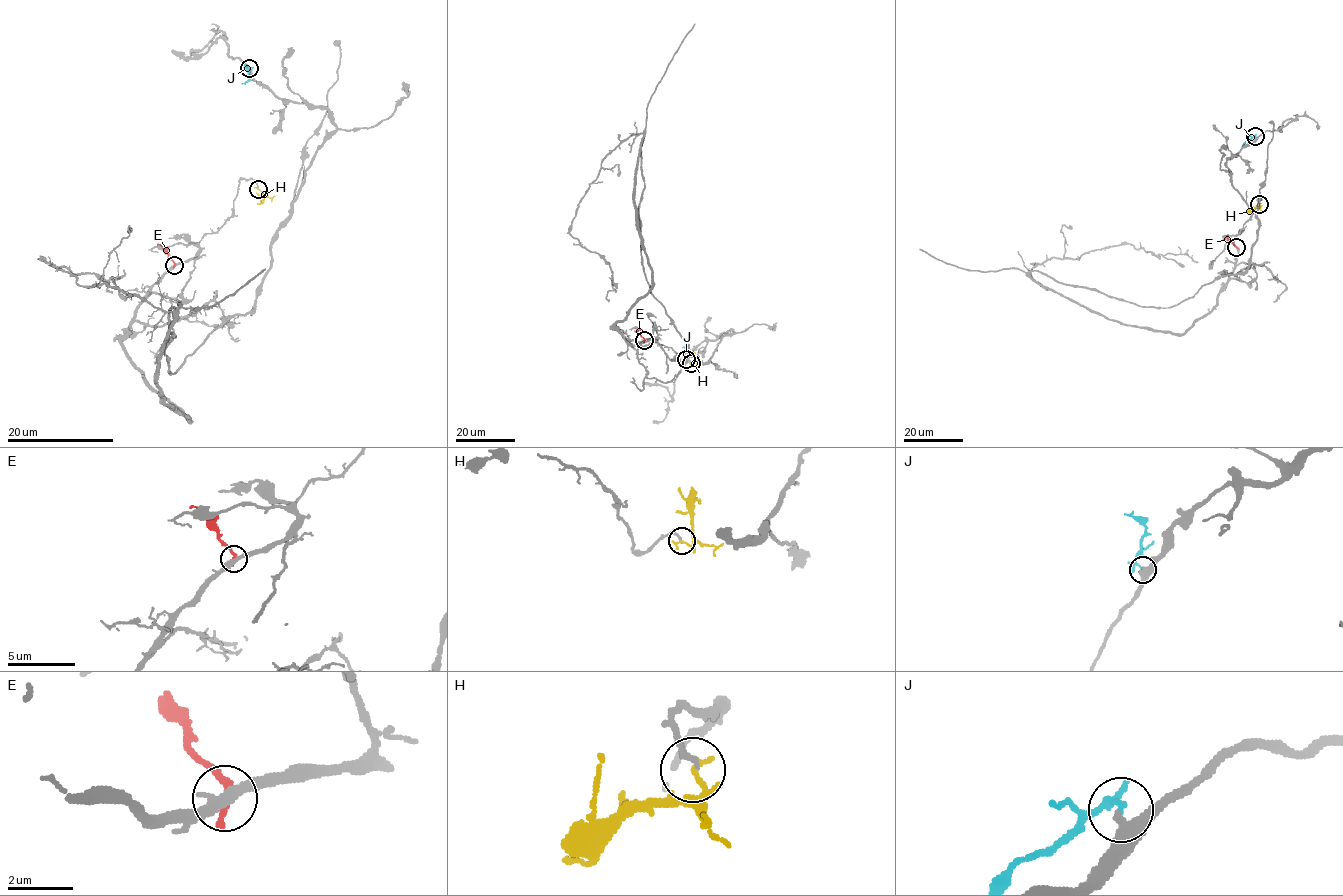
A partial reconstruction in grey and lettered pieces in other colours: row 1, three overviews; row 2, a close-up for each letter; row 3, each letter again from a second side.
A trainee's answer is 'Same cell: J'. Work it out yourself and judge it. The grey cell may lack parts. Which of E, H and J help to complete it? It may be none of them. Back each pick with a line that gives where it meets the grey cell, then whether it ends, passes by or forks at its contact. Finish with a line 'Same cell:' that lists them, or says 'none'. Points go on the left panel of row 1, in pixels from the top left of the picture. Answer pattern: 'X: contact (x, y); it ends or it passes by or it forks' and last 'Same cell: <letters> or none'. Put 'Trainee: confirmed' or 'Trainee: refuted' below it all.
Same cell: none
Trainee: refuted

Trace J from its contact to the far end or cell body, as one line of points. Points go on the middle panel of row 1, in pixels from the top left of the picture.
J: (686, 359), (686, 350), (682, 347)

